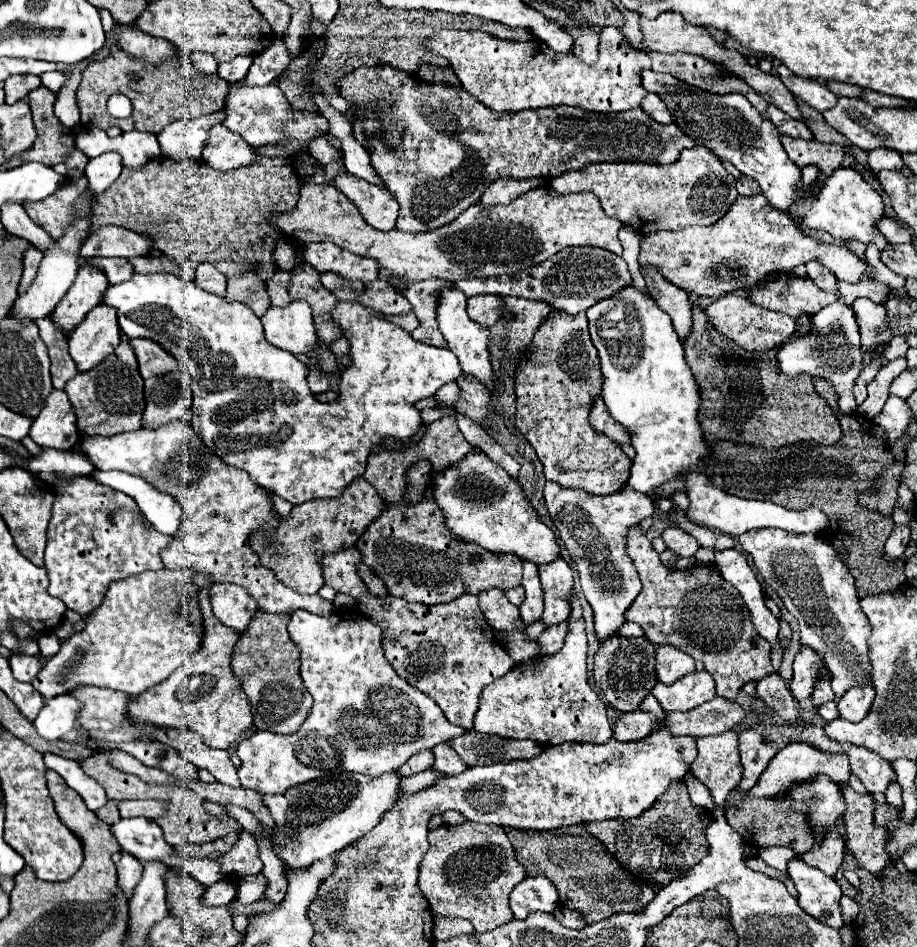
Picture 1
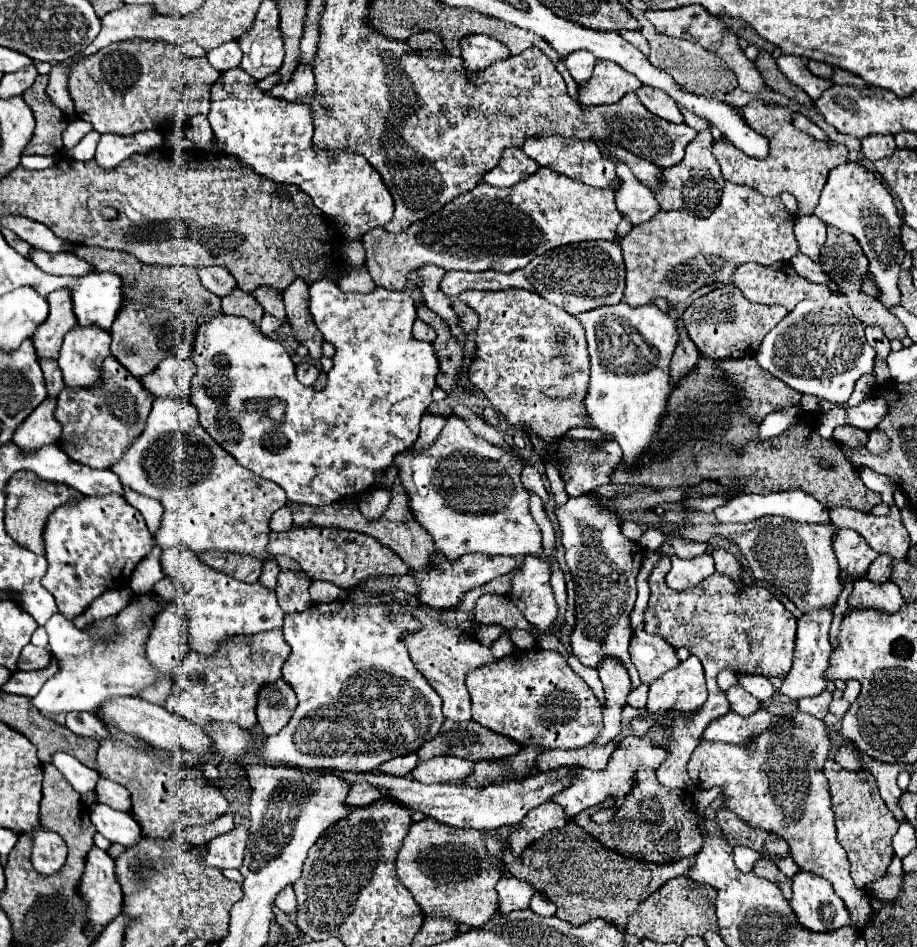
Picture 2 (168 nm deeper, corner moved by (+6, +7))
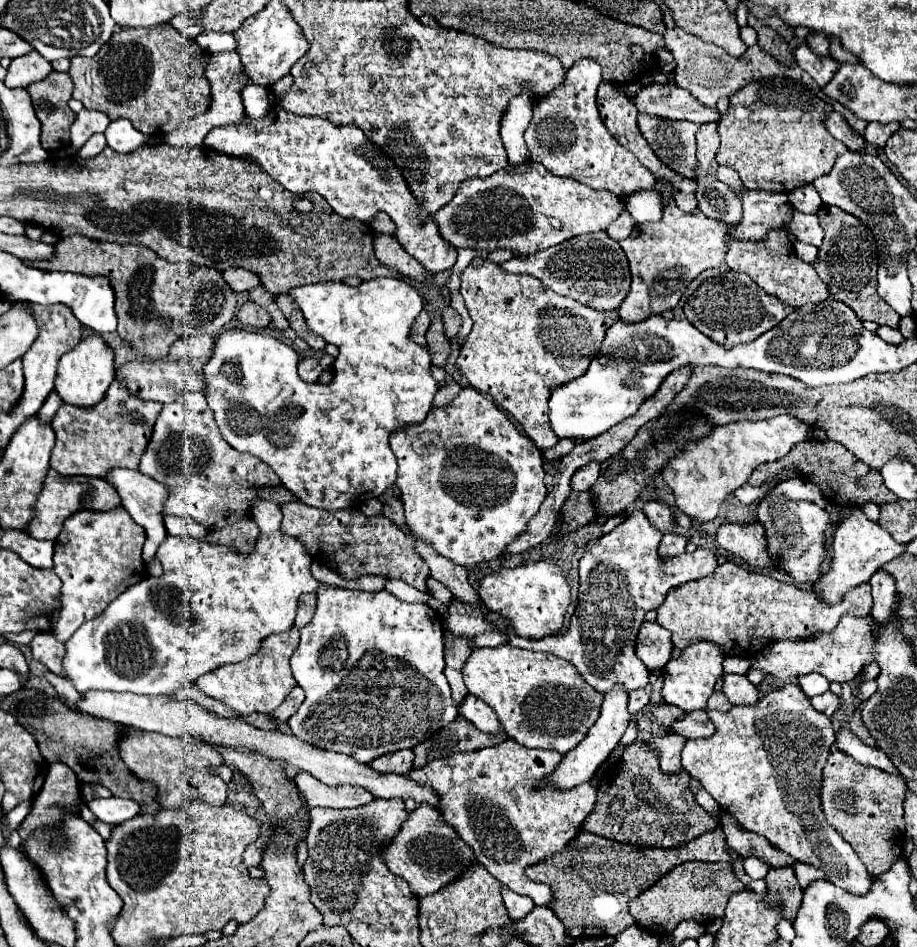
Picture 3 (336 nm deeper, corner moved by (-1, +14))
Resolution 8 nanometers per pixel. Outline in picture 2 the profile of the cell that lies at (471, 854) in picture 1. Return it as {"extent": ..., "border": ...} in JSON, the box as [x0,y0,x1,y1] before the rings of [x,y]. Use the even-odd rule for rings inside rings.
{"extent":[398,819,500,927],"border":[[[422,819],[410,827],[410,833],[404,839],[404,845],[398,855],[398,877],[410,889],[416,903],[422,907],[428,917],[454,919],[458,923],[466,923],[470,927],[480,927],[498,913],[498,897],[496,883],[500,881],[500,863],[490,857],[484,845],[484,833],[476,829],[456,829],[452,825],[440,825],[440,821]]]}

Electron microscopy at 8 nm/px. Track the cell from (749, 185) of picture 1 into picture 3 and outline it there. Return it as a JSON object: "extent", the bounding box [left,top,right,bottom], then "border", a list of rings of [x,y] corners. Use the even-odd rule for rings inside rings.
{"extent":[717,78,849,192],"border":[[[767,78],[763,82],[749,82],[747,86],[743,86],[743,90],[729,98],[729,110],[717,124],[721,136],[717,162],[723,166],[731,166],[749,190],[791,192],[799,186],[811,184],[815,178],[829,174],[837,156],[849,150],[845,144],[837,142],[825,128],[825,118],[831,112],[833,106],[815,96],[803,82],[791,78]]]}

